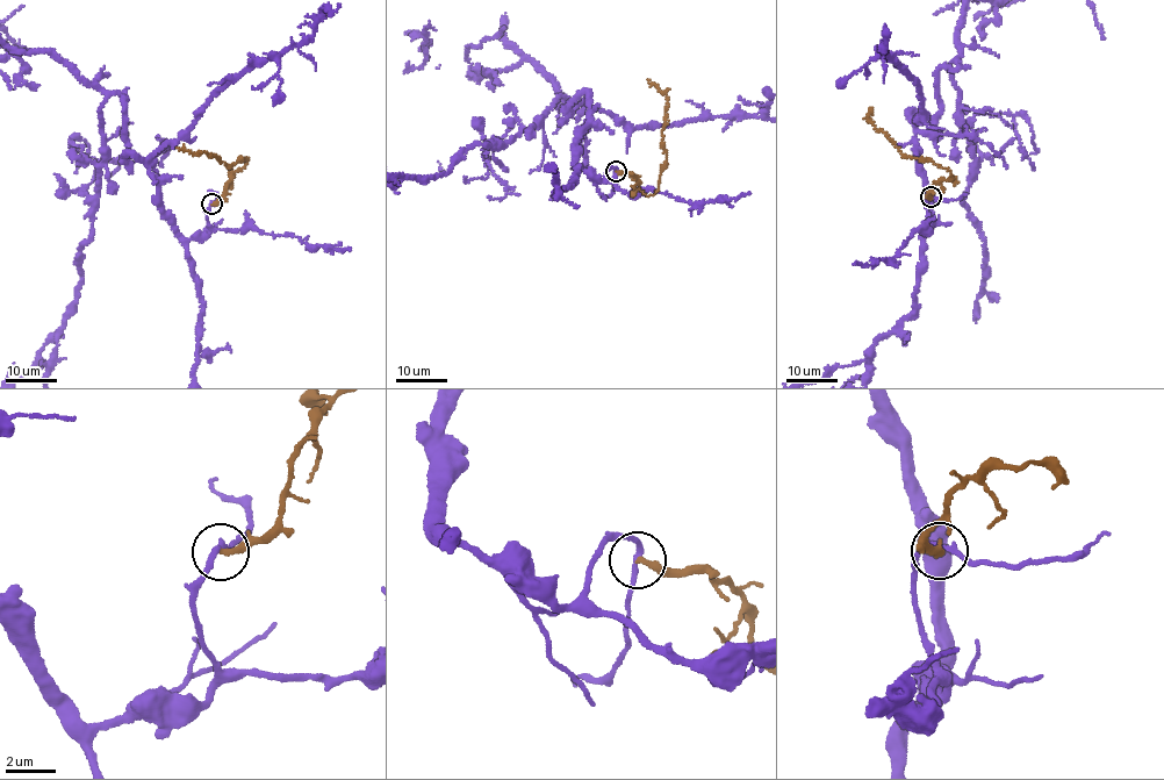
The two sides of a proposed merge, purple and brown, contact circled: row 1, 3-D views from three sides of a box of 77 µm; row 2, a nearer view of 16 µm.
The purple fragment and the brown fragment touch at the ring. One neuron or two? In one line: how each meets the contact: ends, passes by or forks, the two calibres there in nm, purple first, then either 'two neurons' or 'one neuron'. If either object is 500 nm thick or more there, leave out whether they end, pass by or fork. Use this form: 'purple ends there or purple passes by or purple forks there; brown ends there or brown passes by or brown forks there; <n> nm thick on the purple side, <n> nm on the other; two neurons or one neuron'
purple passes by; brown ends there; 190 nm thick on the purple side, 240 nm on the other; two neurons

